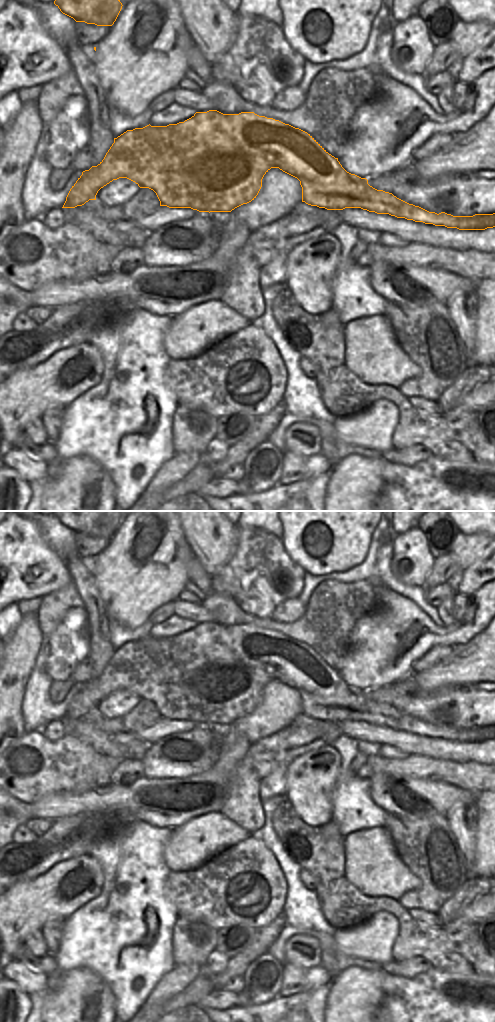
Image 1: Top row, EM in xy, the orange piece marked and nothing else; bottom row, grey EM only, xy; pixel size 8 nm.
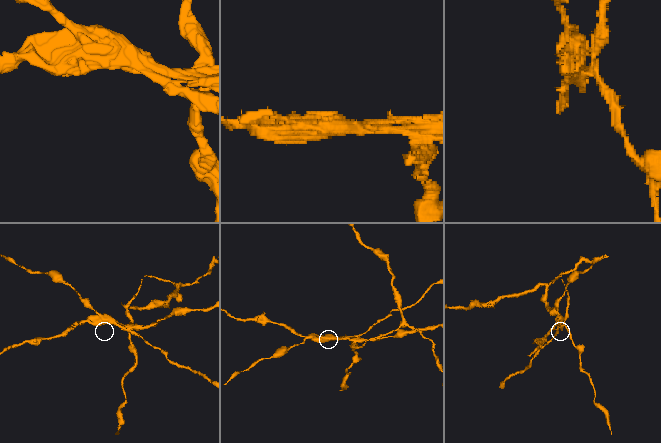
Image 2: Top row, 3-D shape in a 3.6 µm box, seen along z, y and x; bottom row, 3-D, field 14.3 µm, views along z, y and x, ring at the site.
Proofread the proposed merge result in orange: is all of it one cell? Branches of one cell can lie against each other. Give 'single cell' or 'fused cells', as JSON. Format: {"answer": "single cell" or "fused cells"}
{"answer": "fused cells"}

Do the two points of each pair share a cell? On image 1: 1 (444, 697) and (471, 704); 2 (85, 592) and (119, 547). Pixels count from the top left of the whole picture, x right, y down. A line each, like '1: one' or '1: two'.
1: one
2: two

